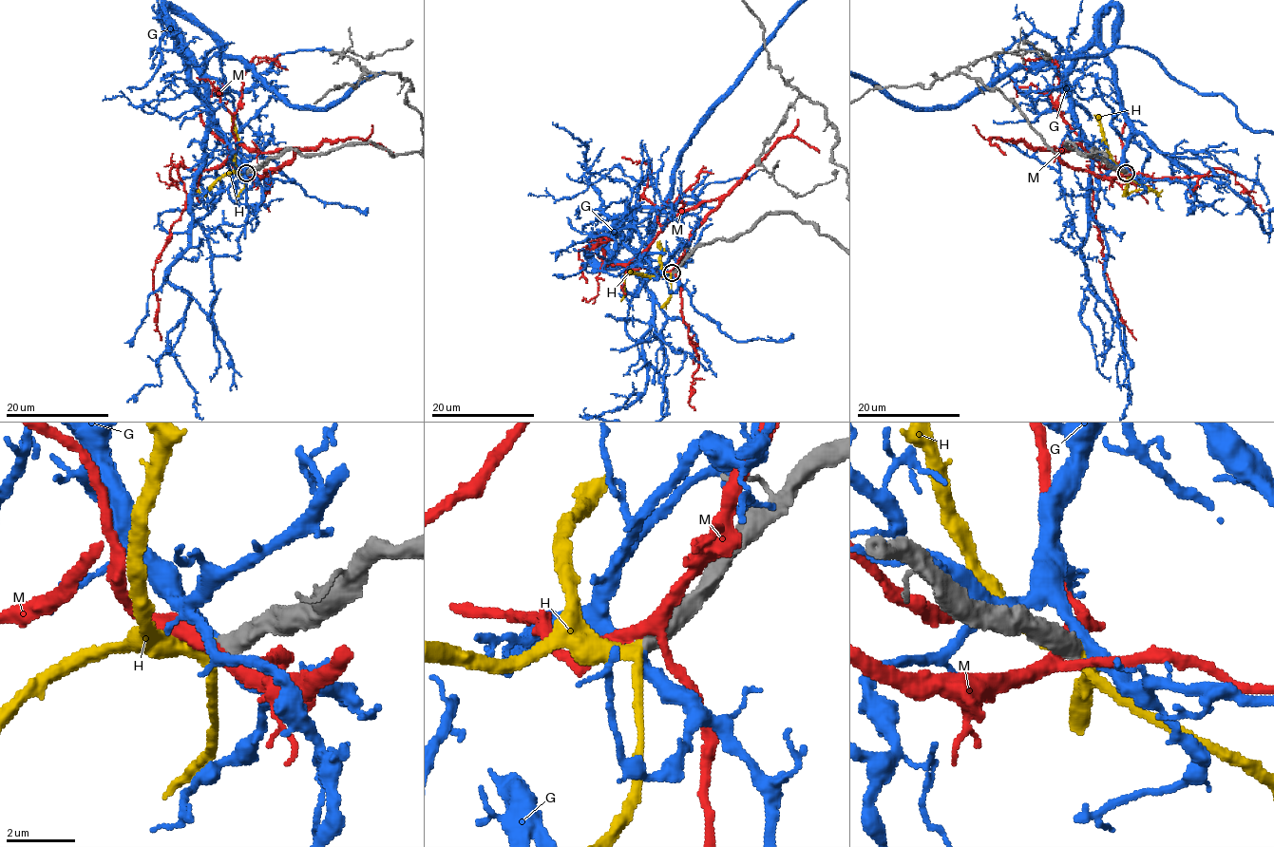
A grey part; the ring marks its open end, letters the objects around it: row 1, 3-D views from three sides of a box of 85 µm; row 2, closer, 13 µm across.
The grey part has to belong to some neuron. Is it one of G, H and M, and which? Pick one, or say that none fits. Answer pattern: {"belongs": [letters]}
{"belongs": ["H"]}

